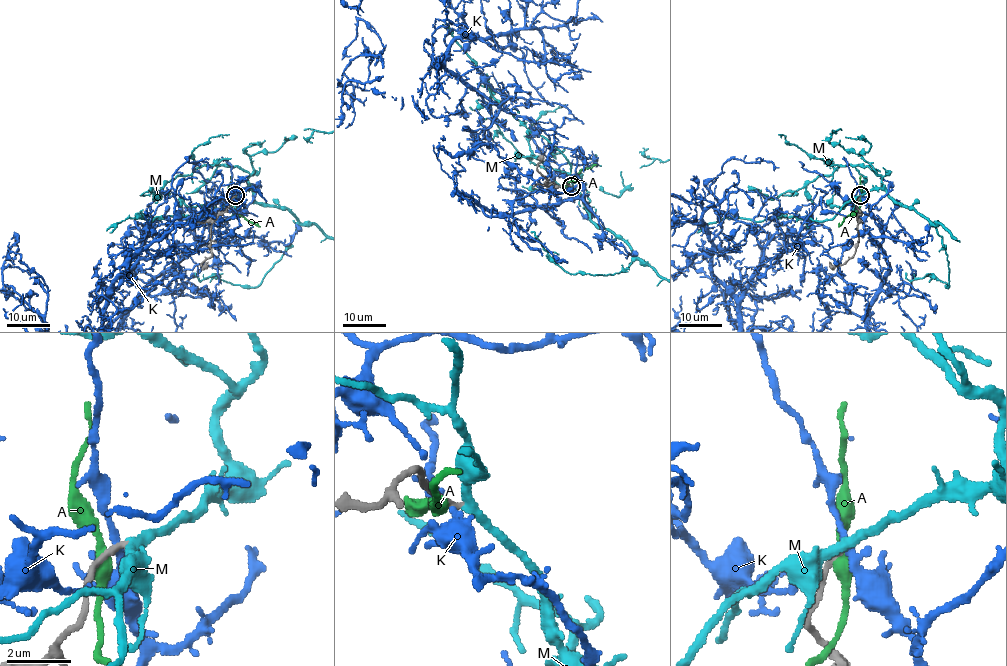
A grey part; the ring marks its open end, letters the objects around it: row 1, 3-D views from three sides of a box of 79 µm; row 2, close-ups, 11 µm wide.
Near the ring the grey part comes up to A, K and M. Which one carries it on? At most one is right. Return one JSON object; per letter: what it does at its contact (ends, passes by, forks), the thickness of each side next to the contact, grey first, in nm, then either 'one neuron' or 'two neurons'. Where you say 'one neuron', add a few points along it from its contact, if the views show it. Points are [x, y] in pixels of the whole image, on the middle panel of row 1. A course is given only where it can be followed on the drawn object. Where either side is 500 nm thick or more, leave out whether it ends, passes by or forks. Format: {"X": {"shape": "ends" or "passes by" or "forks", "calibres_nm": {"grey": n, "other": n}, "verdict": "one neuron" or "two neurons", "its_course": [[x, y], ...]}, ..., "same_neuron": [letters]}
{"A": {"shape": "passes by", "calibres_nm": {"grey": 240, "other": 360}, "verdict": "two neurons"}, "K": {"shape": "passes by", "calibres_nm": {"grey": 200, "other": 240}, "verdict": "two neurons"}, "M": {"shape": "passes by", "calibres_nm": {"grey": 180, "other": 300}, "verdict": "one neuron"}, "same_neuron": ["M"]}

